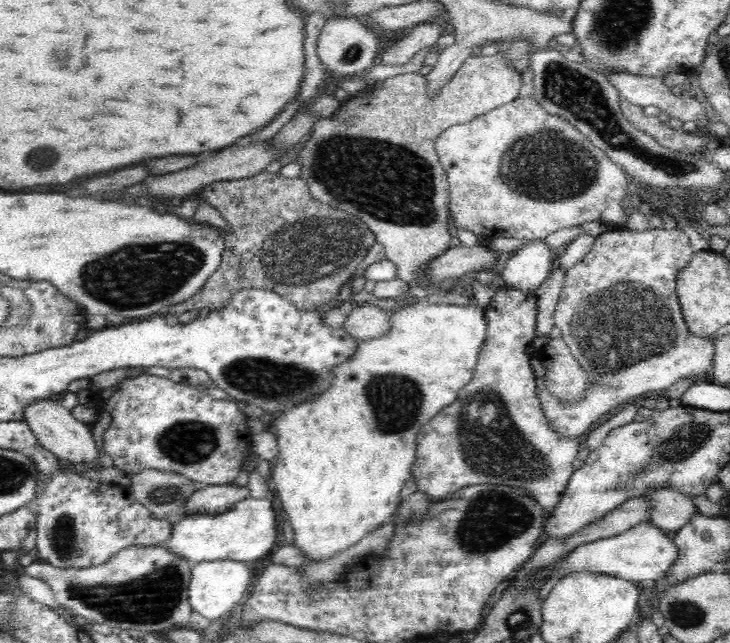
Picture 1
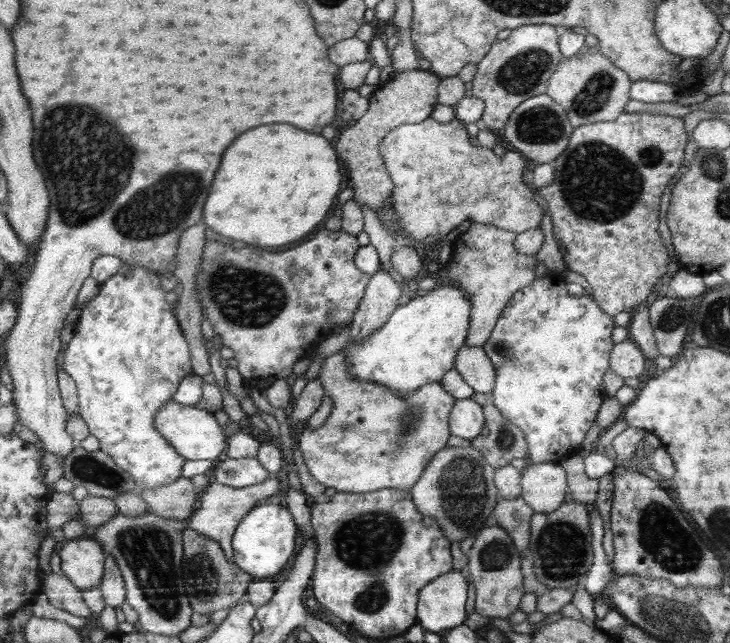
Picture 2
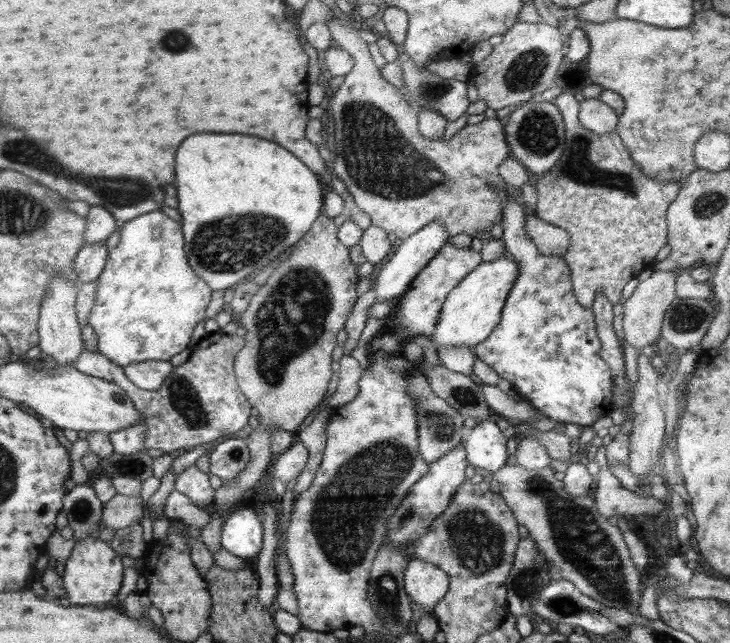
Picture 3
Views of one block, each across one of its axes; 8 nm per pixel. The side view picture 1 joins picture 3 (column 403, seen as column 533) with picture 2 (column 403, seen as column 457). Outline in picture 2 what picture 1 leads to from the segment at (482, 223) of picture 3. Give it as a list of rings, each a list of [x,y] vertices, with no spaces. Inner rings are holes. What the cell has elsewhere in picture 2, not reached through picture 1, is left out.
[[[428,117],[418,124],[401,124],[384,136],[378,150],[394,183],[389,199],[391,208],[398,215],[403,230],[416,240],[427,243],[429,238],[434,238],[440,241],[467,219],[474,223],[492,224],[516,234],[540,226],[543,209],[534,200],[533,186],[522,180],[526,170],[522,155],[515,150],[498,157],[492,149],[473,146],[465,123],[456,117],[448,123]]]

